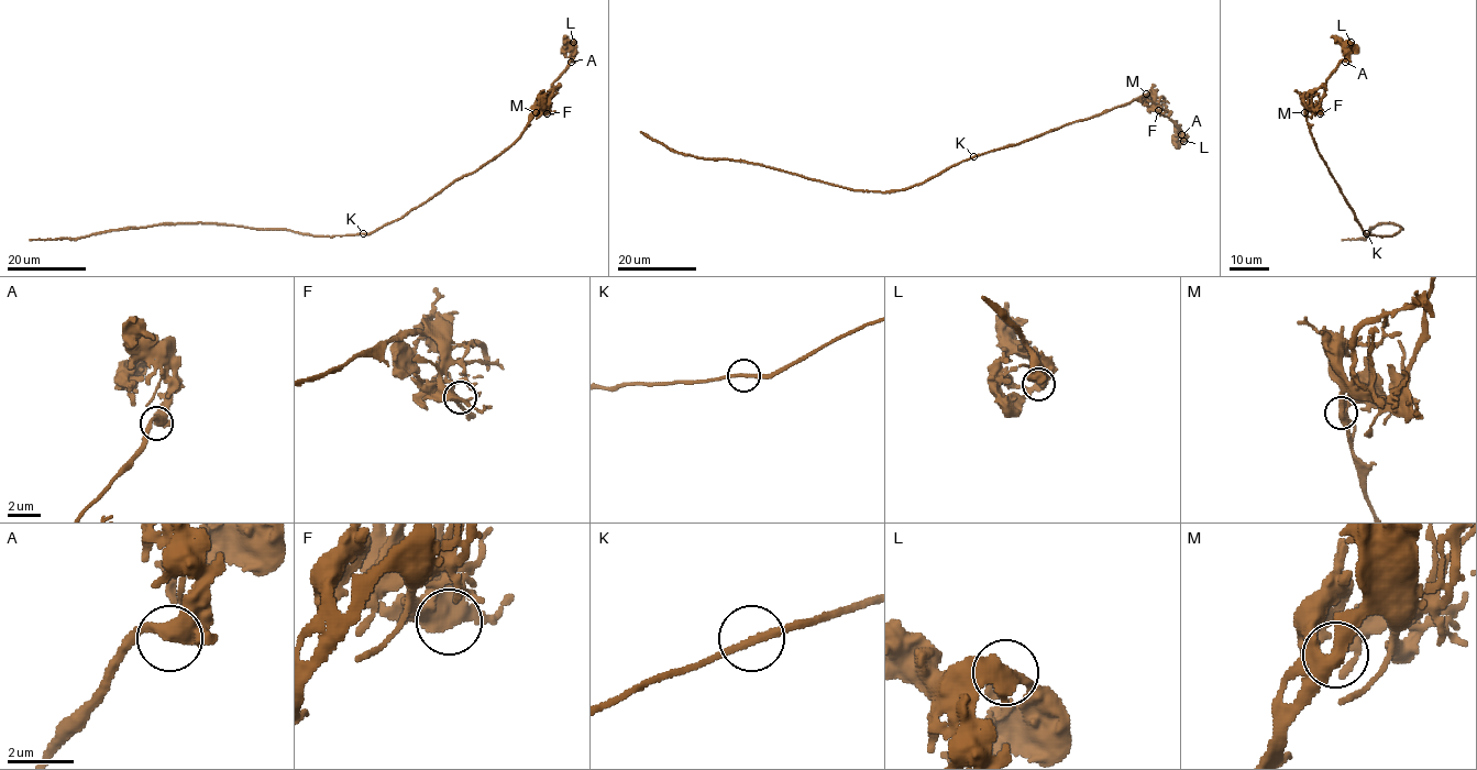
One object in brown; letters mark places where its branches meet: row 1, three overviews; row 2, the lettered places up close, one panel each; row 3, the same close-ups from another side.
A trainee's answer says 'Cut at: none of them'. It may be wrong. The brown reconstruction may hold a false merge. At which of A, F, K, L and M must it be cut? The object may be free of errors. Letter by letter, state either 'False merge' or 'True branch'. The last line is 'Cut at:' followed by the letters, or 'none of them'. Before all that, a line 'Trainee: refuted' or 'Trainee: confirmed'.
Trainee: confirmed
A: True branch
F: True branch
K: True branch
L: True branch
M: True branch
Cut at: none of them

